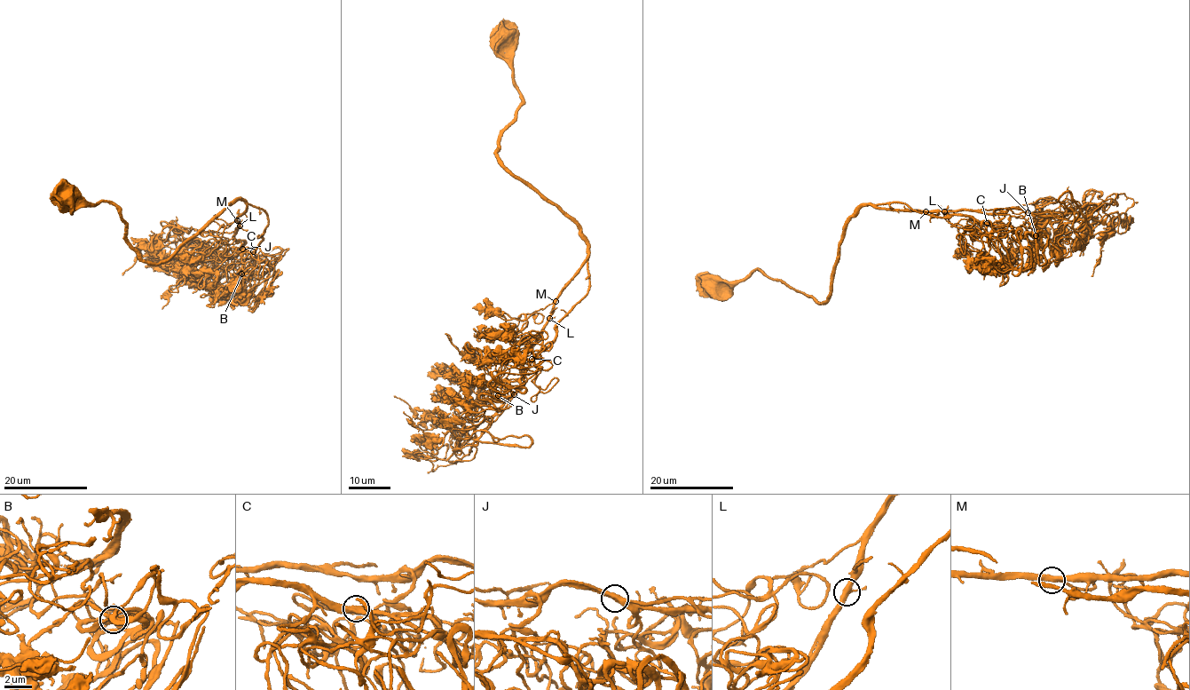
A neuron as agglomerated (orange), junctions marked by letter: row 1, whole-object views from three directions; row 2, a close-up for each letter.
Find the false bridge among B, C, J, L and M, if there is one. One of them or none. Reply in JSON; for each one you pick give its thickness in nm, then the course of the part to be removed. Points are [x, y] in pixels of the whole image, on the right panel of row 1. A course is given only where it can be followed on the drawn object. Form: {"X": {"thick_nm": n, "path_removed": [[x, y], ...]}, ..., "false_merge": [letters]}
{"false_merge": []}

